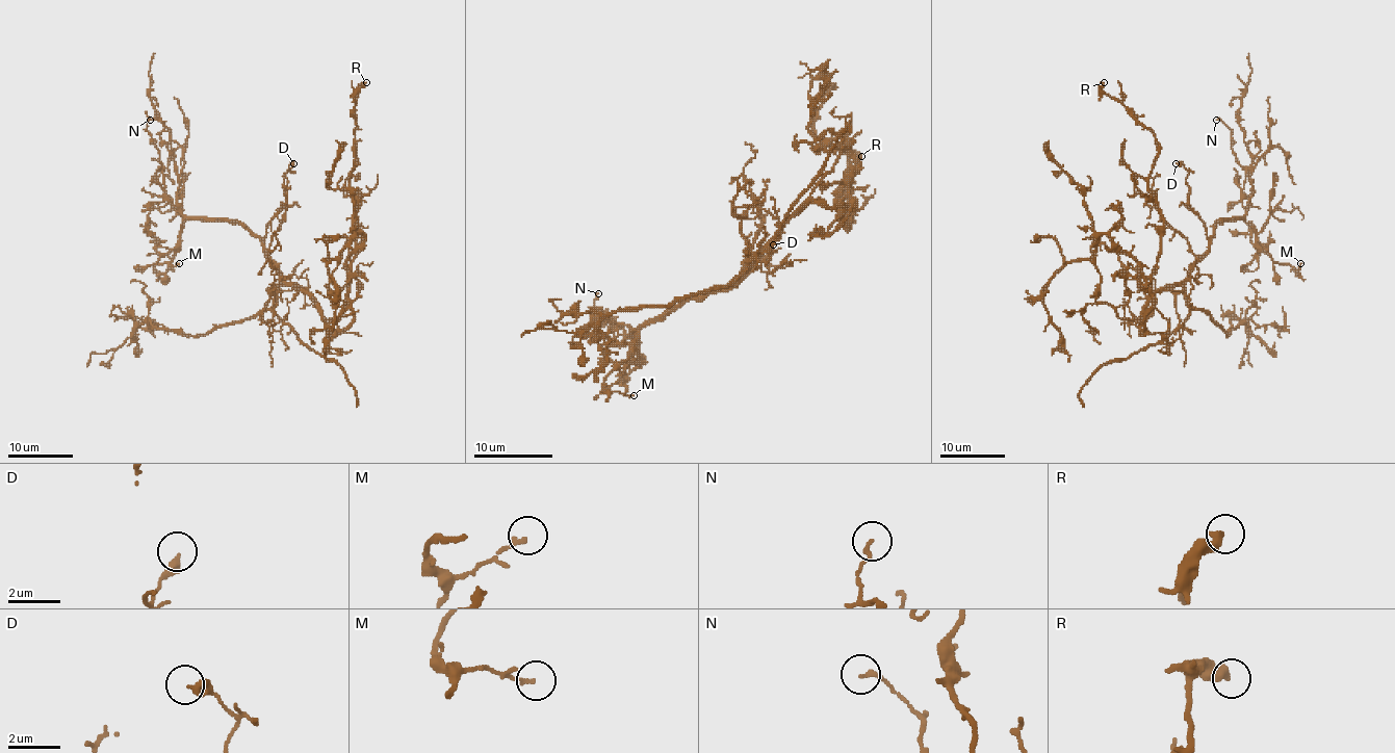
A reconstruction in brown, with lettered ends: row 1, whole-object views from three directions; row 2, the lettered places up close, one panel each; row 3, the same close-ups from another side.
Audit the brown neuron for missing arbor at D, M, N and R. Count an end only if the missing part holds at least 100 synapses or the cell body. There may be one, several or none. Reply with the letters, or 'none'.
none

